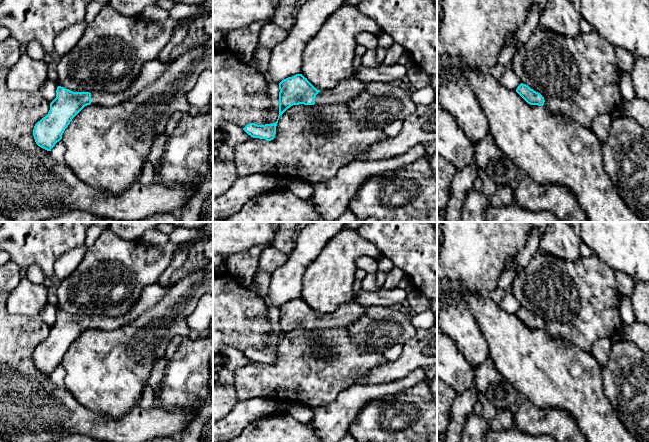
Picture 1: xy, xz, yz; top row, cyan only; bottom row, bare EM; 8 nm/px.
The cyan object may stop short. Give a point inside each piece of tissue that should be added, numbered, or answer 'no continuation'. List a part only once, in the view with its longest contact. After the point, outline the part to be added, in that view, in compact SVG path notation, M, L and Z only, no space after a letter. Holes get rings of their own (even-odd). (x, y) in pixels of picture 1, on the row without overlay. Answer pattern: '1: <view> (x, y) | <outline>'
1: xz (346, 314) | M356 298L340 305L333 313L320 315L315 321L315 328L325 329L334 326L350 326L361 320L367 313L367 307L361 305Z

